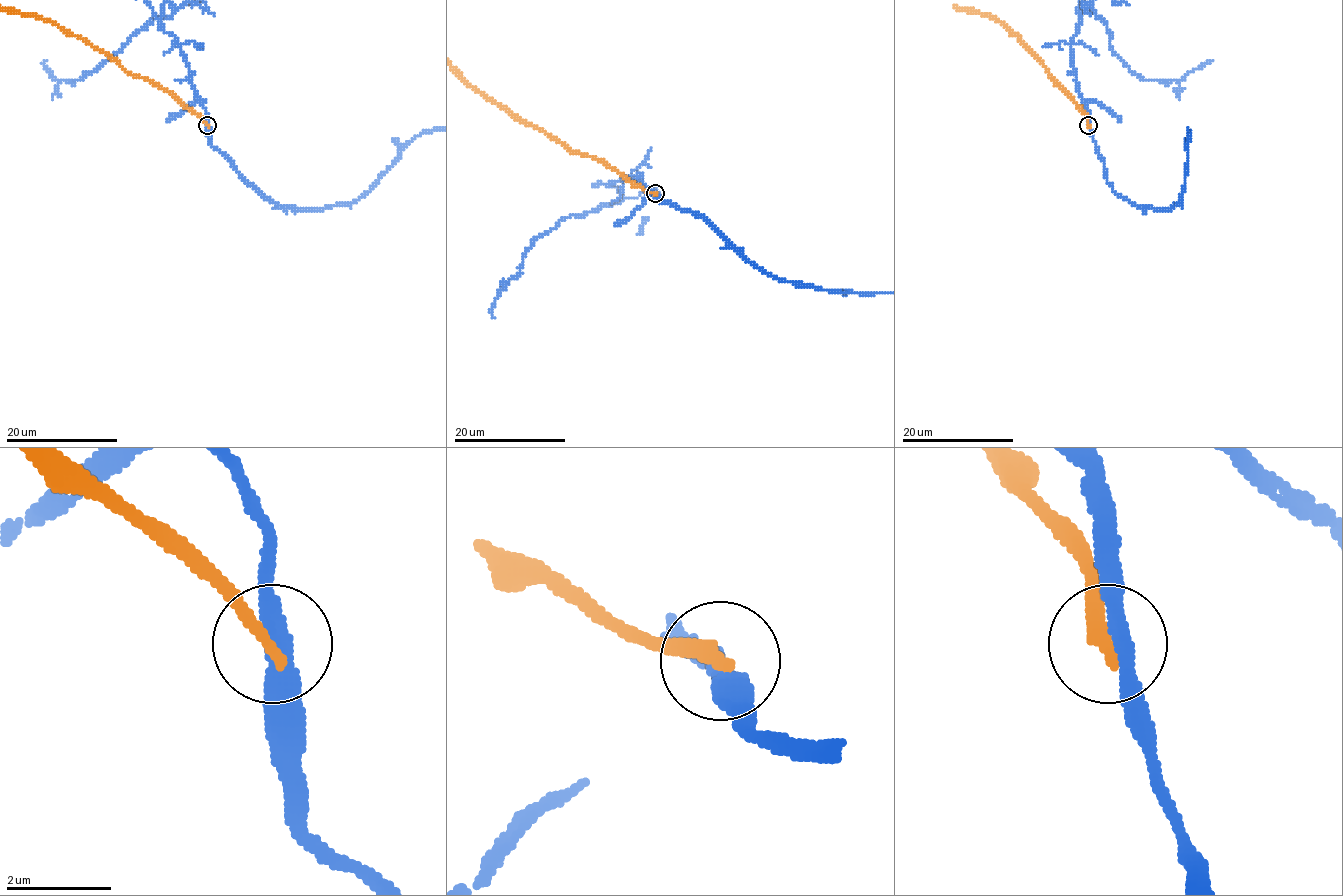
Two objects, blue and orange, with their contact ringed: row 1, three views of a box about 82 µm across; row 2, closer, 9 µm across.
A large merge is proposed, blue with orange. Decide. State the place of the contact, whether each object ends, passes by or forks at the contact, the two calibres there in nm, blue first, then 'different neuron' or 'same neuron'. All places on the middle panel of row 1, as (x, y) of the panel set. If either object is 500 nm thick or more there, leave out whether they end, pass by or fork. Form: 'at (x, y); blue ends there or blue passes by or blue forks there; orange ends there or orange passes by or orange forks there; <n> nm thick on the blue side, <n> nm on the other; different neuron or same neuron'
at (655, 193); blue passes by; orange ends there; 320 nm thick on the blue side, 320 nm on the other; different neuron

